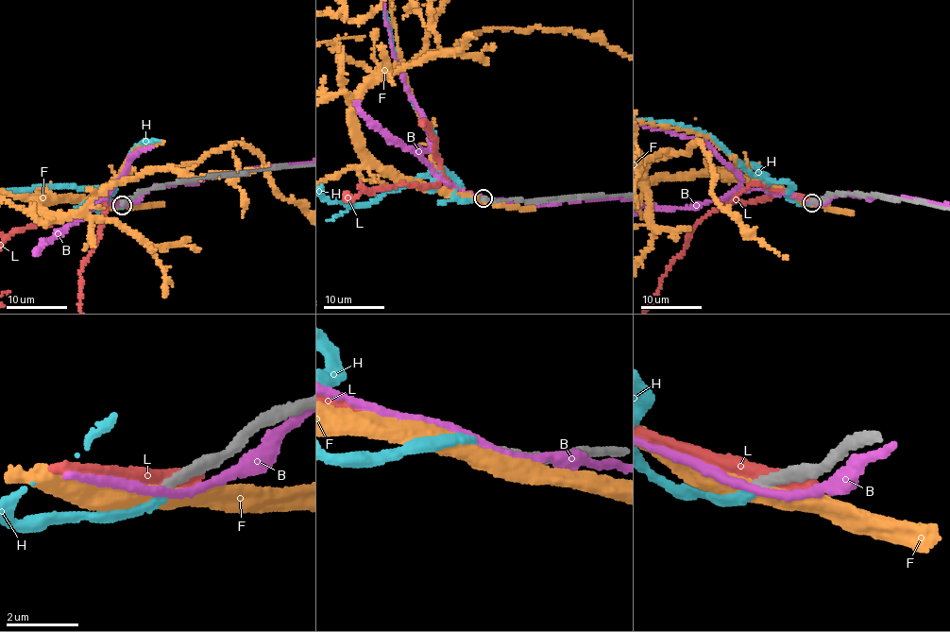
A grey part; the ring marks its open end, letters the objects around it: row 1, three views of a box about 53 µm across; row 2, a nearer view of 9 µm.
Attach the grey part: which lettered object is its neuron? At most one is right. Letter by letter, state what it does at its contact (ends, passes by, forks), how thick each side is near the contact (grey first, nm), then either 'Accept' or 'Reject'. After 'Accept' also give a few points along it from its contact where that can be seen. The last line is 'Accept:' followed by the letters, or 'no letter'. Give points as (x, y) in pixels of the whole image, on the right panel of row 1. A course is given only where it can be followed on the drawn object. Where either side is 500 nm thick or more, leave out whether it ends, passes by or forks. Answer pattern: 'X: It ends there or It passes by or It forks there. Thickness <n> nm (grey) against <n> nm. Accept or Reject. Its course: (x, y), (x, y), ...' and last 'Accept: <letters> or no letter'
B: It passes by. Thickness 280 nm (grey) against 220 nm. Reject
F: Thickness 280 nm (grey) against 500 nm. Reject
H: It ends there. Thickness 240 nm (grey) against 240 nm. Accept
L: Thickness 360 nm (grey) against 600 nm. Reject
Accept: H

